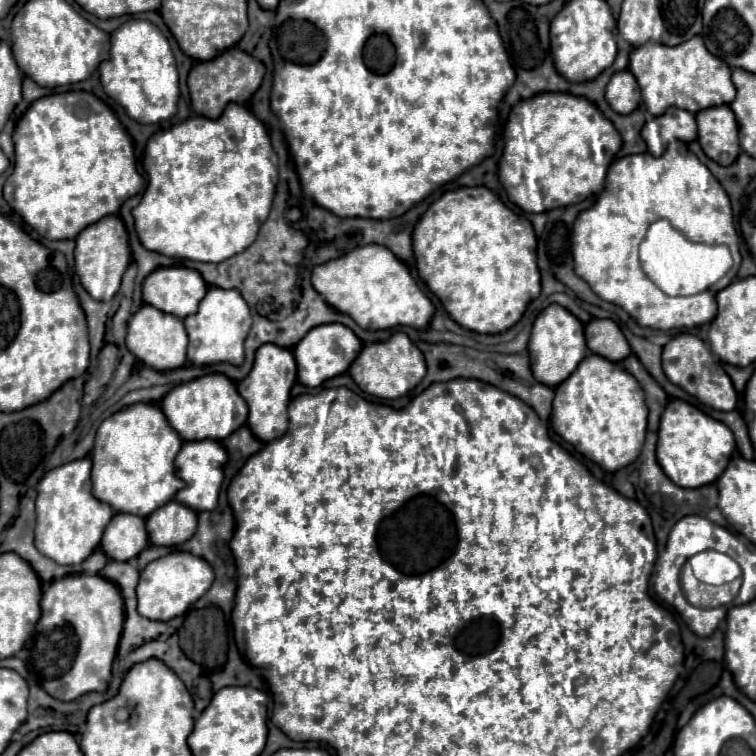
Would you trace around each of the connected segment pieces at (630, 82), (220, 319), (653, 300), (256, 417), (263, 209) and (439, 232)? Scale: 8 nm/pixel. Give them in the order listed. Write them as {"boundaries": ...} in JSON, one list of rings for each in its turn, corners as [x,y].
{"boundaries":[[[[625,69],[611,77],[607,91],[605,91],[605,99],[611,105],[611,109],[621,115],[627,115],[639,107],[641,93],[639,93],[639,85],[635,83],[635,77],[631,75],[631,71]]],[[[209,287],[207,295],[199,303],[199,311],[185,319],[185,329],[189,335],[187,359],[195,365],[213,365],[213,363],[231,363],[241,367],[245,361],[243,343],[251,329],[251,311],[243,295],[237,289],[219,289]]],[[[675,141],[661,157],[653,157],[651,153],[627,155],[609,167],[605,191],[573,225],[575,273],[587,281],[603,301],[623,307],[641,327],[667,331],[705,325],[713,321],[717,313],[715,291],[703,291],[691,297],[667,297],[639,267],[639,243],[657,219],[669,219],[673,227],[683,227],[683,231],[695,235],[695,239],[715,239],[715,243],[727,243],[731,251],[739,247],[727,193],[687,145]]],[[[267,343],[263,347],[259,347],[259,351],[255,353],[255,365],[253,365],[251,373],[243,381],[237,383],[239,395],[243,395],[243,399],[249,405],[247,425],[251,427],[253,435],[261,443],[269,443],[287,431],[287,427],[289,427],[287,405],[291,399],[291,387],[296,381],[297,363],[293,353],[289,349],[279,347],[279,345]]],[[[229,103],[227,105],[227,111],[223,111],[223,115],[219,119],[215,119],[215,121],[213,119],[207,119],[207,117],[191,117],[191,119],[187,119],[183,123],[173,125],[167,131],[155,133],[147,141],[145,157],[143,157],[143,169],[147,173],[147,179],[149,181],[147,181],[147,189],[145,189],[139,205],[133,209],[135,229],[137,229],[137,235],[139,235],[141,245],[145,249],[149,249],[149,251],[155,251],[155,253],[161,253],[161,255],[167,255],[167,257],[191,259],[191,261],[201,261],[201,263],[221,263],[221,261],[225,261],[225,259],[241,253],[243,249],[247,249],[255,241],[261,223],[269,215],[273,193],[275,193],[277,179],[279,179],[279,173],[277,173],[277,155],[273,153],[273,149],[269,153],[269,137],[267,137],[267,131],[265,131],[263,123],[247,107],[237,105],[237,103]]],[[[461,187],[447,191],[419,219],[413,231],[413,251],[423,283],[441,299],[447,313],[461,327],[477,333],[503,333],[511,329],[527,309],[527,303],[541,293],[537,267],[537,237],[533,225],[517,217],[487,187]]]]}

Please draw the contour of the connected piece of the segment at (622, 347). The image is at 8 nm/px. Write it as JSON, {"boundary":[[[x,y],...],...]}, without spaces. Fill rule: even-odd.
{"boundary":[[[593,319],[589,325],[585,325],[585,337],[591,353],[613,363],[619,363],[631,355],[631,347],[625,335],[611,319]]]}

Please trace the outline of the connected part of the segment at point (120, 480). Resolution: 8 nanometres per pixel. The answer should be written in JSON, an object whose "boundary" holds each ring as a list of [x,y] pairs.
{"boundary":[[[135,403],[119,413],[107,417],[95,437],[95,447],[91,451],[91,461],[93,461],[93,495],[95,499],[111,505],[117,513],[131,513],[139,517],[151,515],[151,511],[163,507],[163,503],[169,503],[179,487],[183,487],[183,481],[175,475],[175,455],[181,449],[181,439],[171,431],[171,425],[167,419],[163,419],[163,411],[153,405],[153,403]]]}

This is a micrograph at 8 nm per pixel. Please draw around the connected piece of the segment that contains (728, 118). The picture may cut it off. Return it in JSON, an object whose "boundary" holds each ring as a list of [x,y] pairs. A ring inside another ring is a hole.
{"boundary":[[[729,105],[709,107],[695,115],[699,127],[699,145],[709,159],[719,165],[731,165],[741,153],[737,139],[737,119]]]}

